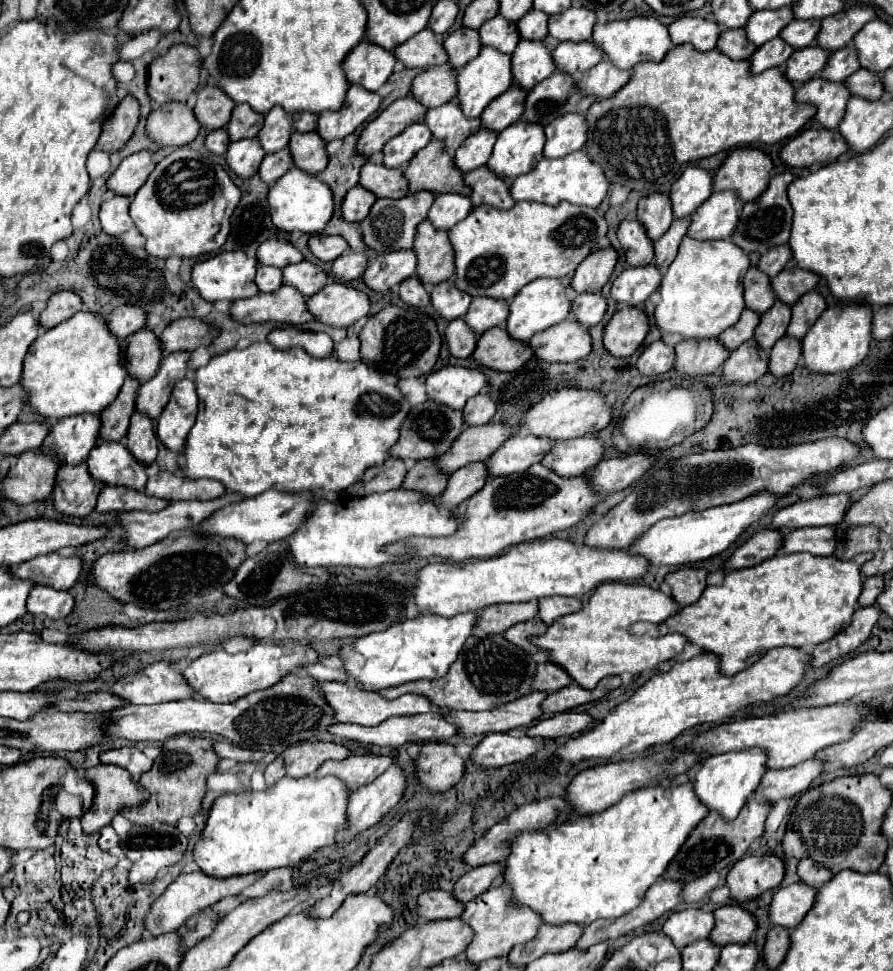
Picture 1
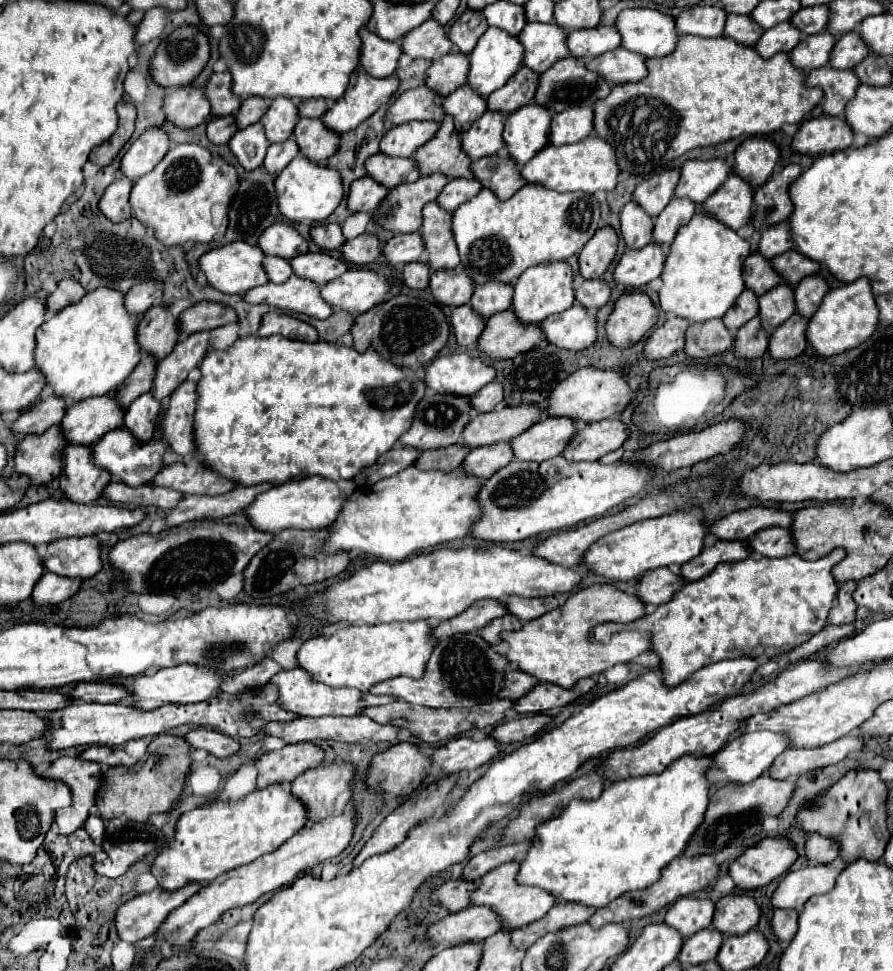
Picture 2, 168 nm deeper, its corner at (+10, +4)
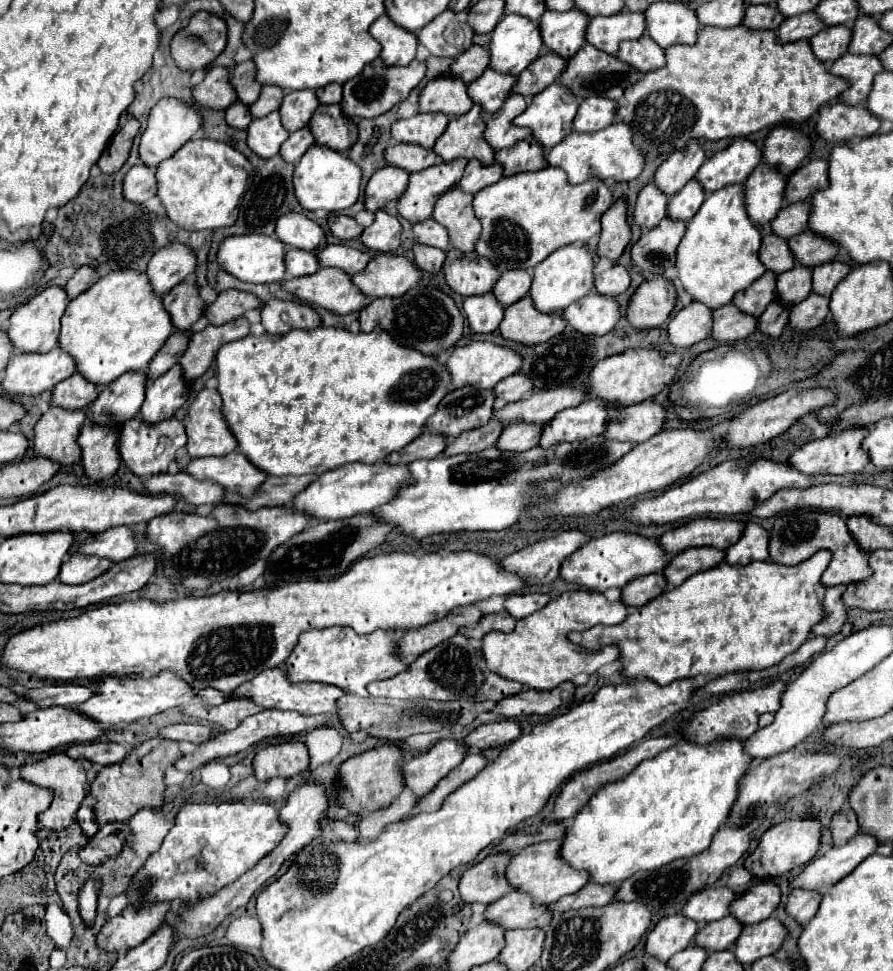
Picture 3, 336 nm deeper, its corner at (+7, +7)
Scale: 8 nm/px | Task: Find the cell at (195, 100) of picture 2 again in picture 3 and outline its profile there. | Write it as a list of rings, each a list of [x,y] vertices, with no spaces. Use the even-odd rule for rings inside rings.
[[[213,67],[207,71],[203,83],[193,89],[193,101],[201,107],[211,109],[227,109],[231,103],[237,101],[237,93],[229,81],[227,67]]]

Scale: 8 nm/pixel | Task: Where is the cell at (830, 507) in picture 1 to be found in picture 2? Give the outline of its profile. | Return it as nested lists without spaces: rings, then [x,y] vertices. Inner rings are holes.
[[[754,506],[754,508],[728,514],[726,518],[710,526],[710,532],[722,540],[746,540],[746,538],[752,538],[762,528],[770,528],[770,526],[788,528],[790,520],[794,520],[792,512]]]

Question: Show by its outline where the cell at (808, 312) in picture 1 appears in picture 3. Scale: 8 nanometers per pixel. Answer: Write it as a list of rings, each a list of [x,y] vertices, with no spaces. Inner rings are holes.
[[[831,261],[825,265],[819,265],[813,269],[813,293],[819,293],[823,297],[829,297],[833,293],[833,287],[851,271],[847,263]]]

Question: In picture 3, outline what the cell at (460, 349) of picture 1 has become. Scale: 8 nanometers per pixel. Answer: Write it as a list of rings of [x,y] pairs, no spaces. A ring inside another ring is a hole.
[[[487,293],[487,295],[465,297],[463,311],[475,333],[493,333],[503,319],[505,307],[499,305],[495,295]]]

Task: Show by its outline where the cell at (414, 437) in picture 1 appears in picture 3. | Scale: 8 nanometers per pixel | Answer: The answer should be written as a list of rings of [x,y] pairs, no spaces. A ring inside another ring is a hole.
[[[473,387],[455,389],[439,403],[435,415],[427,421],[425,427],[427,431],[455,439],[463,431],[487,425],[493,415],[493,401],[493,391]]]

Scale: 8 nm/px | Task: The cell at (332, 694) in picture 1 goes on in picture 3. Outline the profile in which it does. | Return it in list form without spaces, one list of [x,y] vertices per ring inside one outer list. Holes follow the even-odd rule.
[[[265,669],[251,681],[243,683],[235,689],[235,697],[251,699],[255,705],[261,705],[263,709],[291,709],[301,715],[319,715],[335,711],[335,701],[343,695],[339,687],[323,685],[323,683],[291,683],[285,675],[285,669]]]

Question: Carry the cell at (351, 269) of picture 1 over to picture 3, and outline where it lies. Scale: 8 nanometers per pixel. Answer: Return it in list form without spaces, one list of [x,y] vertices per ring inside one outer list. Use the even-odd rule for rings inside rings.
[[[377,211],[375,213],[375,221],[371,227],[365,227],[361,241],[365,243],[367,249],[377,251],[377,253],[395,253],[399,243],[399,233],[403,231],[401,223],[397,217],[385,213],[385,211]]]

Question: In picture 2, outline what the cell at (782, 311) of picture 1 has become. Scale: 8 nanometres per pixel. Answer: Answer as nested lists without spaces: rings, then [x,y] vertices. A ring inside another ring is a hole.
[[[778,284],[764,296],[760,296],[760,312],[762,328],[772,334],[782,322],[786,322],[794,314],[794,292],[788,284]]]

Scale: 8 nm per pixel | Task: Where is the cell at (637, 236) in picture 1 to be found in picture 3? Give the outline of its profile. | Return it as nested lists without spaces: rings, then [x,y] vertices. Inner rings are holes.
[[[655,183],[645,185],[637,197],[637,203],[635,203],[635,213],[633,213],[635,223],[643,231],[653,229],[665,217],[667,203],[669,203],[669,197],[663,191],[659,191],[655,187]]]

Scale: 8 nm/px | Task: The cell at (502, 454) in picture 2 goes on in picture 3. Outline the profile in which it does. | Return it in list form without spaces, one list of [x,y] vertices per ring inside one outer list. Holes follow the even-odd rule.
[[[511,423],[505,427],[503,435],[497,441],[497,447],[503,451],[525,451],[537,445],[541,439],[543,425],[537,423]]]

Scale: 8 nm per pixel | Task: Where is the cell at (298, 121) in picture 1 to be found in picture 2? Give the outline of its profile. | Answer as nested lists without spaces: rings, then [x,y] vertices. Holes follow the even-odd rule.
[[[302,100],[298,102],[298,116],[302,118],[320,118],[326,112],[326,100]]]

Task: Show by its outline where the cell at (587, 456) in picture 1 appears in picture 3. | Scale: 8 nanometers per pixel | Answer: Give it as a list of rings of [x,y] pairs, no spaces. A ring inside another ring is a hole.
[[[641,401],[641,405],[629,405],[619,411],[619,419],[613,419],[605,431],[607,439],[643,443],[663,429],[667,411],[661,403]]]

